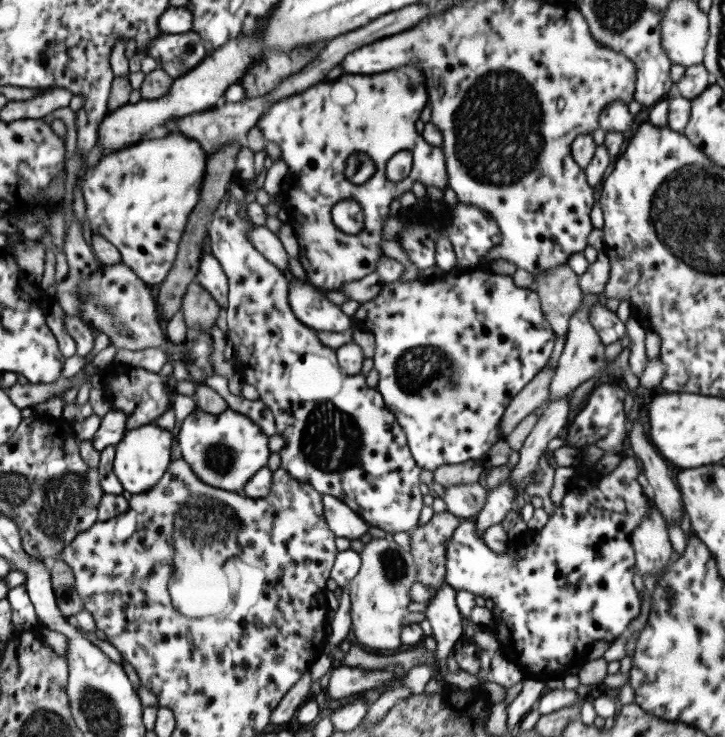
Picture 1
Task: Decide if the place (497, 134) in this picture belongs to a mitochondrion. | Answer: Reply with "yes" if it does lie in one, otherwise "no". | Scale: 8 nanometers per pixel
yes

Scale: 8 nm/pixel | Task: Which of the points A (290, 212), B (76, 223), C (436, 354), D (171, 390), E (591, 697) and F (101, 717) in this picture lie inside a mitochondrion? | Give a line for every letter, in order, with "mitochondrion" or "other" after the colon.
A: other
B: other
C: mitochondrion
D: other
E: other
F: mitochondrion

